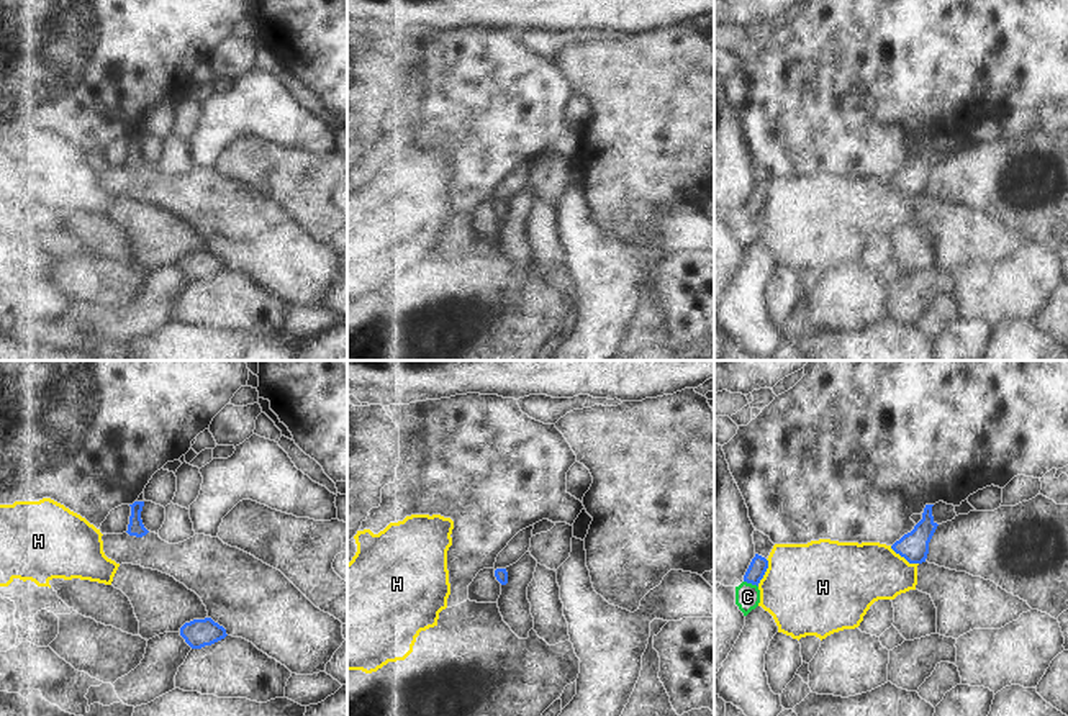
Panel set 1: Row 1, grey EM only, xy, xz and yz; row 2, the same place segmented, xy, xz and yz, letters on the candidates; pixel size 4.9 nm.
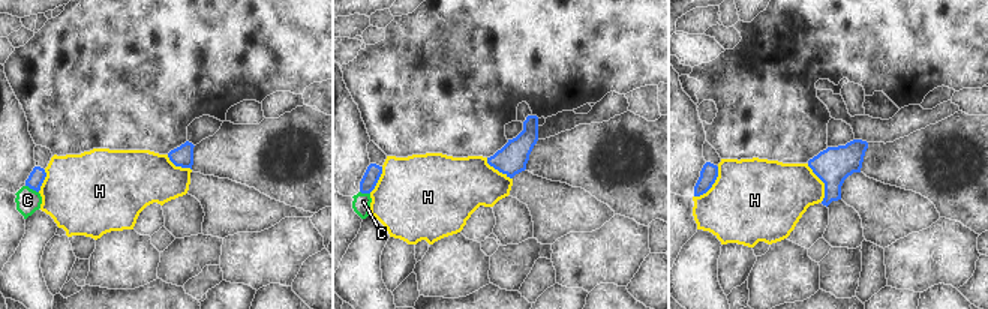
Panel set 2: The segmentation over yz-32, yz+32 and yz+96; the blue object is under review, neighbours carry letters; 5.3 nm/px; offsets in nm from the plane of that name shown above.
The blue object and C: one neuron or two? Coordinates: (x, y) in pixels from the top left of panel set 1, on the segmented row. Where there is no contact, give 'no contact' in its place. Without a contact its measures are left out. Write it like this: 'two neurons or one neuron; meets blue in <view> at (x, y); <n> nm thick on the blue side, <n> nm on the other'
two neurons; meets blue in yz at (751, 582); 90 nm thick on the blue side, 130 nm on the other

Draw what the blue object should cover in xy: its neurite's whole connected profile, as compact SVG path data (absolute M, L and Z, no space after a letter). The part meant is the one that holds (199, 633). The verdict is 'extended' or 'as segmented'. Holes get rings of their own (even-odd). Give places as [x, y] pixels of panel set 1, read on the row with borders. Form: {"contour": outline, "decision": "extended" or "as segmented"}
{"contour": "M211 618L193 619L180 628L180 636L192 649L201 649L224 639L226 629Z", "decision": "as segmented"}

